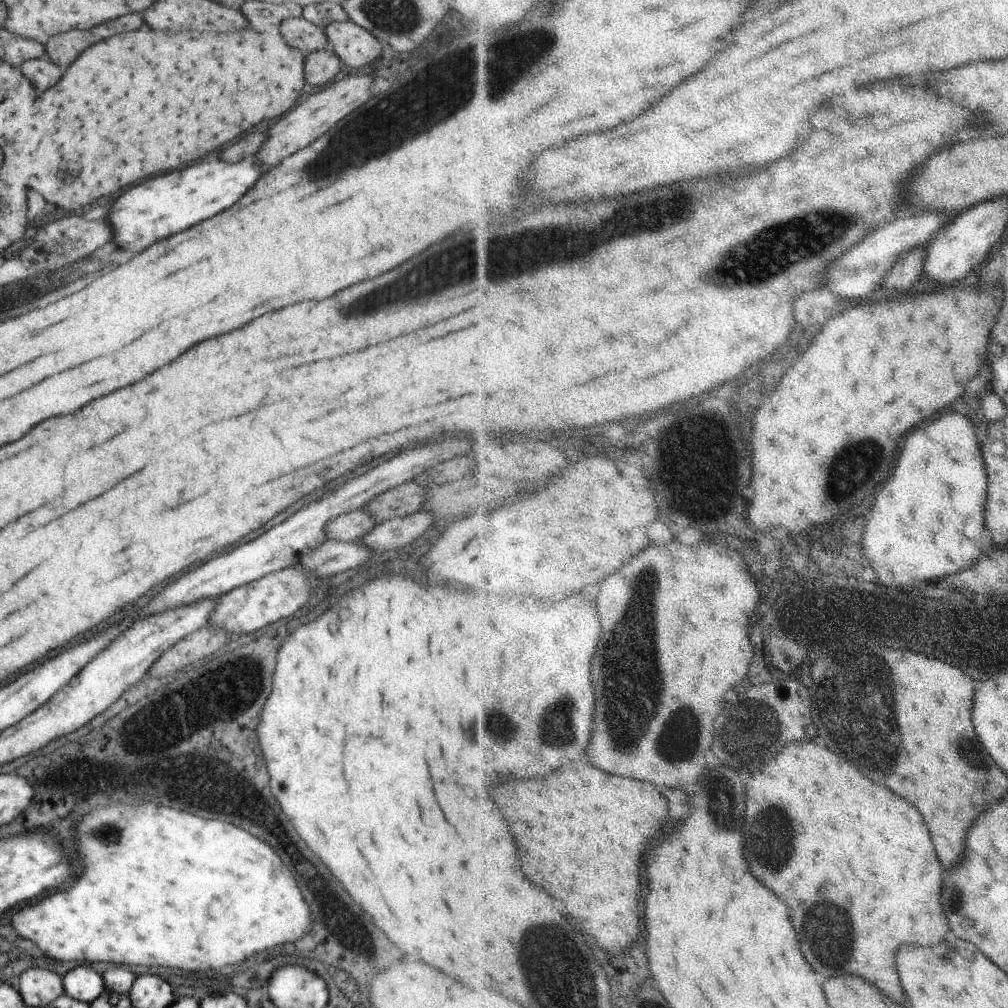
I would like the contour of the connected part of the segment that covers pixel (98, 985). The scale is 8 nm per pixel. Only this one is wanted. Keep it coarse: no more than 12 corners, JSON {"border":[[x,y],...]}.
{"border":[[90,966],[62,976],[70,998],[90,1004],[106,988]]}

